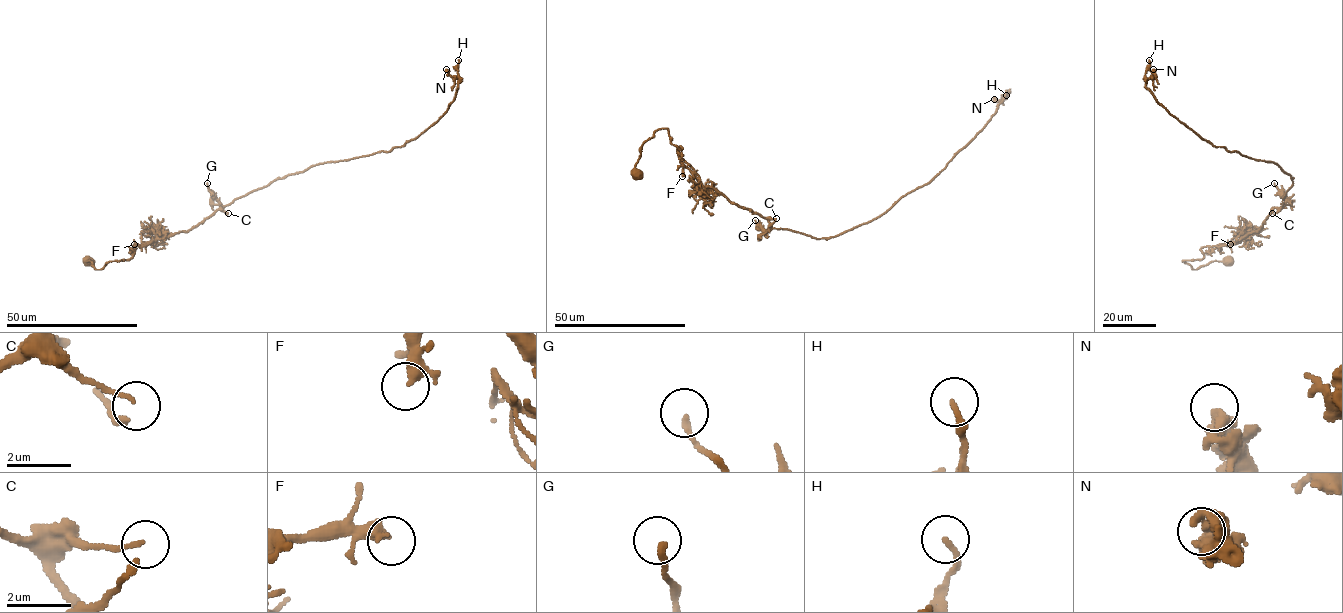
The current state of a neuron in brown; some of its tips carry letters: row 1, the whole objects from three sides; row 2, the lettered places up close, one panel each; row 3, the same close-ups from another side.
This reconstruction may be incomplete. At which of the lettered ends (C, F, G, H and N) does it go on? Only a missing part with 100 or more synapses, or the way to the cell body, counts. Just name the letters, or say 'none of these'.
none of these

